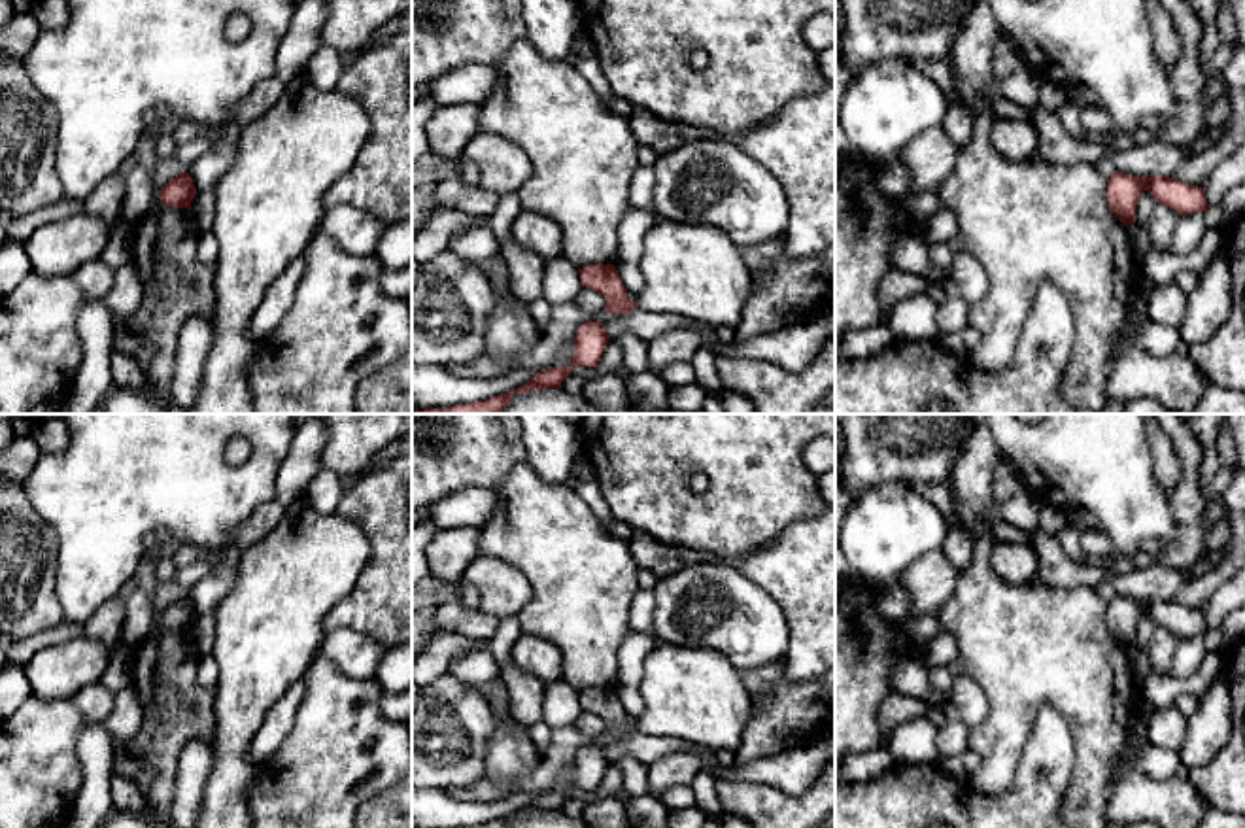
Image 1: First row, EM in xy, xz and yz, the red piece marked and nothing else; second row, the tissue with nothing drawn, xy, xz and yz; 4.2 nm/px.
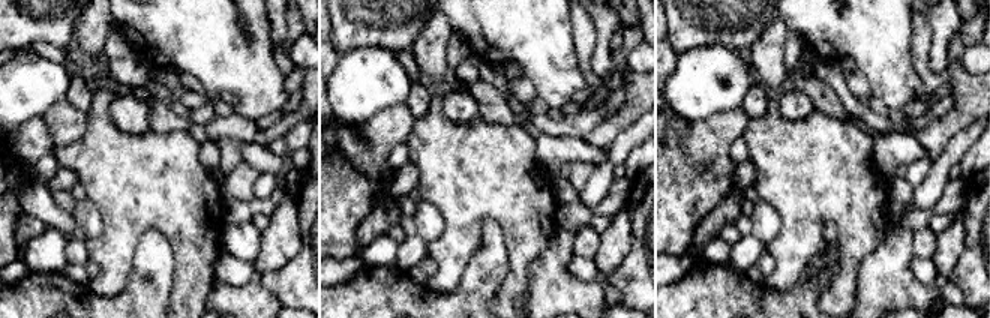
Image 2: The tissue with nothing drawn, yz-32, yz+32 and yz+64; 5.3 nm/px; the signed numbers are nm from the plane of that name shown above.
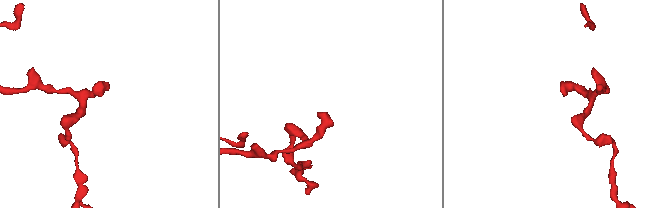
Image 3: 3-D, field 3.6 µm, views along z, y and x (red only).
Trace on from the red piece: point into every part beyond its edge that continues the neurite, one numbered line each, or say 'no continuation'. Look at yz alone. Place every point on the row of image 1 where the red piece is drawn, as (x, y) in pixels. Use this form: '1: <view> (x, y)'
no continuation

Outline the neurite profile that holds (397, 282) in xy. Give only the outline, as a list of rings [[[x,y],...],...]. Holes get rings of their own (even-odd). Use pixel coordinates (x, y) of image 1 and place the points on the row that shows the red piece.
[[[412,263],[402,268],[384,268],[380,285],[384,293],[395,299],[412,297]]]

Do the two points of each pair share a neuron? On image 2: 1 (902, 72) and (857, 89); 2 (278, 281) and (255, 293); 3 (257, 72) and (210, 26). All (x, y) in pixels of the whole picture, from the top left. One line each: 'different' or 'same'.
1: different
2: different
3: same

